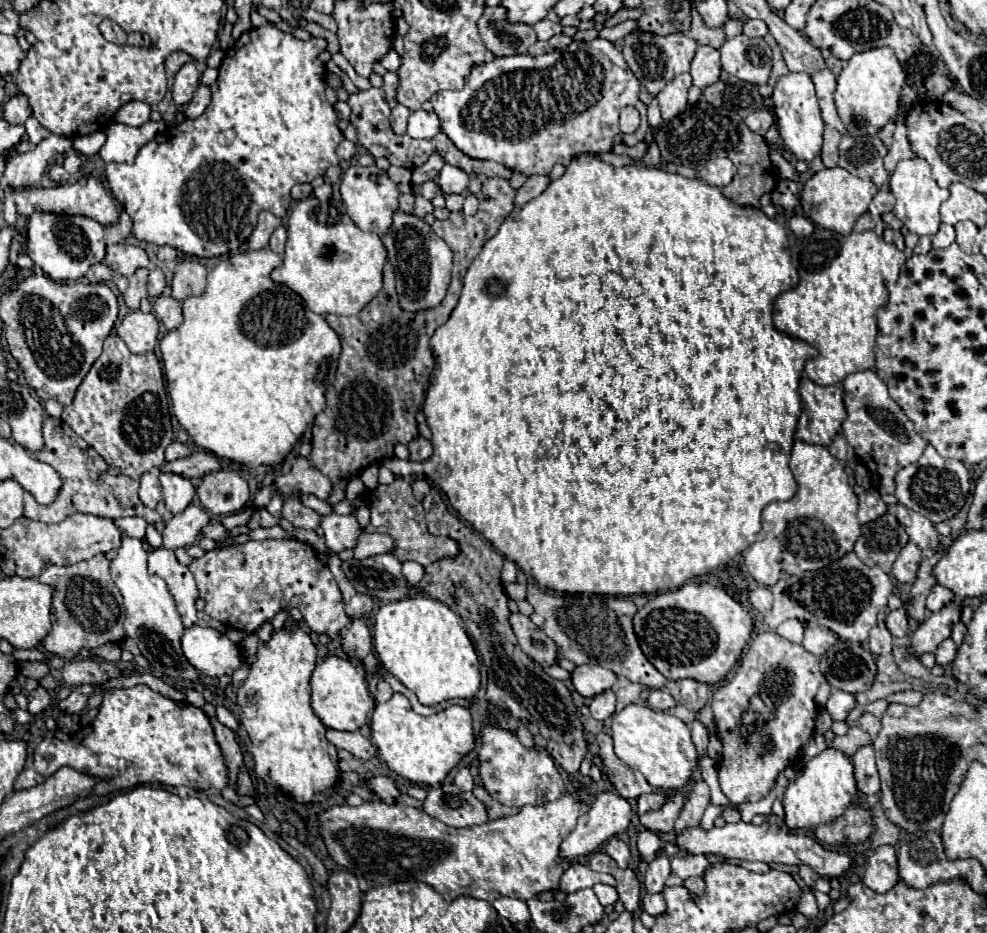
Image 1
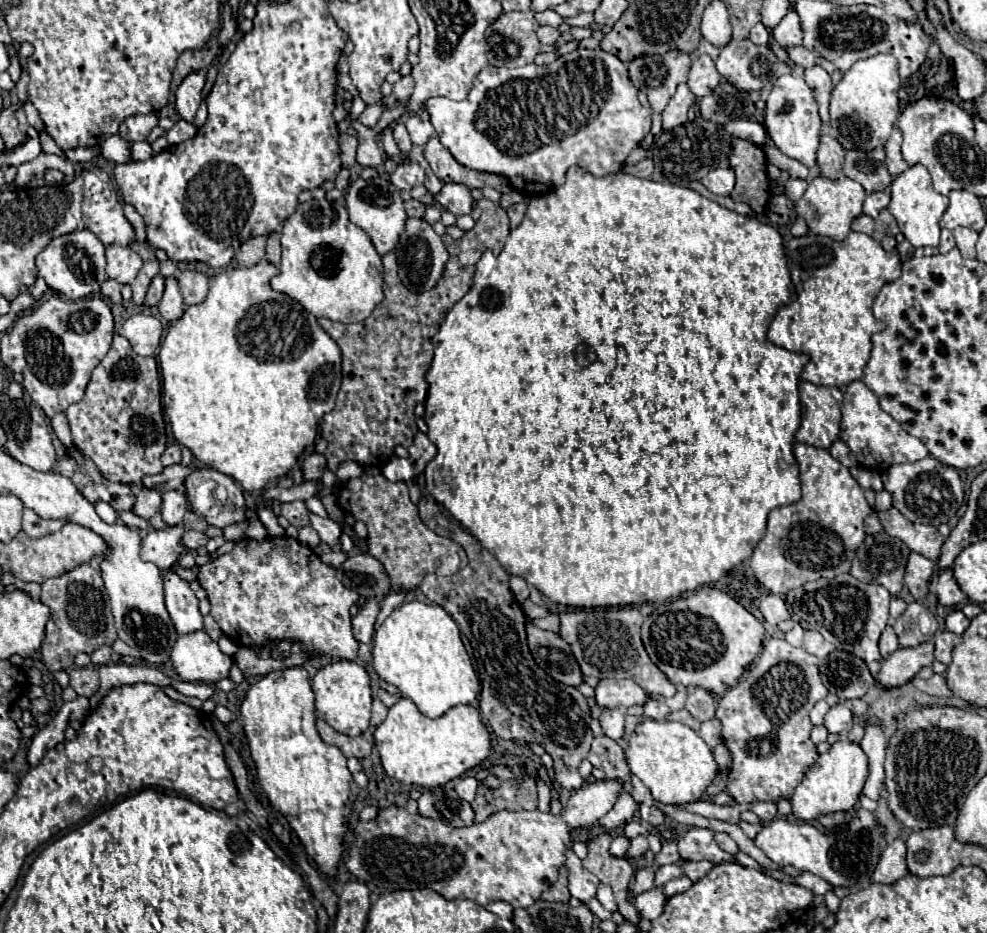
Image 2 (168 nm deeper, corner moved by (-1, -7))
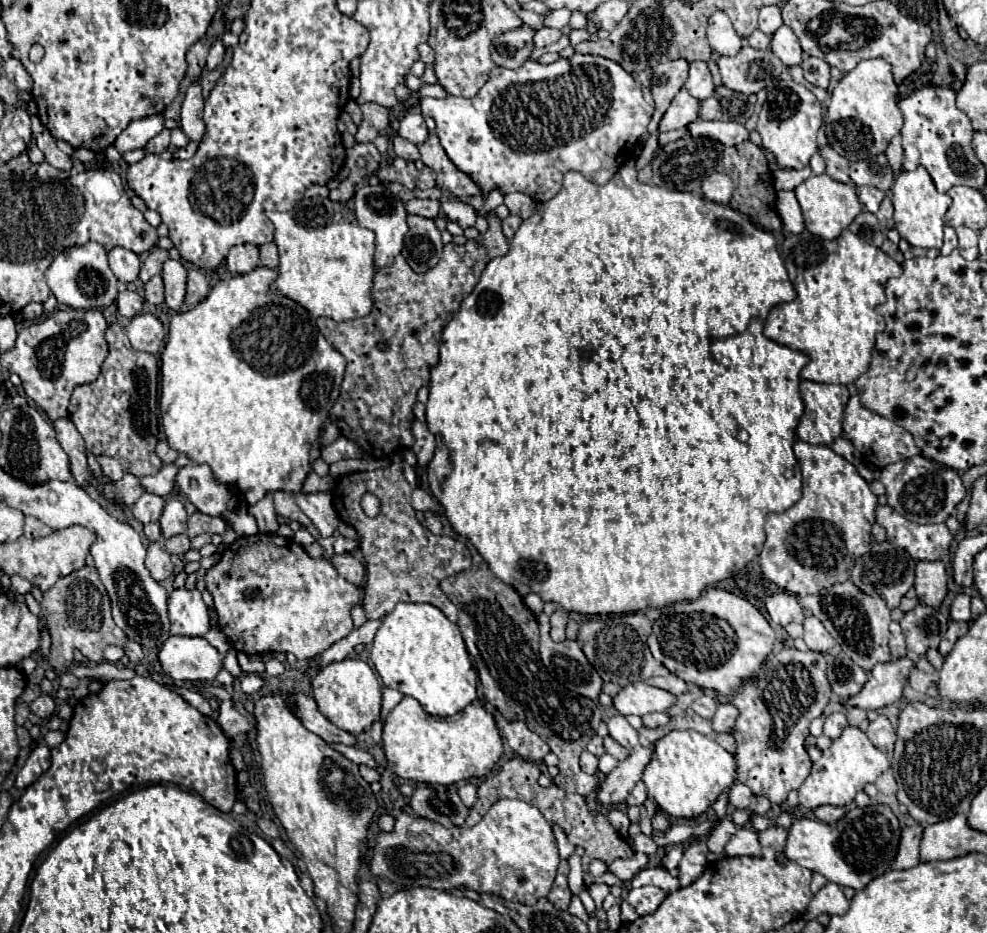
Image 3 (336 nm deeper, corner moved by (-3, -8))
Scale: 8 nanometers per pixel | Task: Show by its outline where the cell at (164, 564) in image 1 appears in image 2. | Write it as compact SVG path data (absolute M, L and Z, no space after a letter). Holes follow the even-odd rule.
M175 572L163 576L165 582L165 606L173 620L177 634L189 634L203 630L203 616L199 612L199 600L189 582L181 580Z

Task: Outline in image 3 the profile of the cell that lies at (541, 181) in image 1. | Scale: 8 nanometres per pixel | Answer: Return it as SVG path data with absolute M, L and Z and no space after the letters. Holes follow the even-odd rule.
M509 215L505 221L503 221L503 233L505 233L505 237L507 239L511 239L513 235L515 235L515 231L519 229L519 225L521 225L521 217L519 215Z

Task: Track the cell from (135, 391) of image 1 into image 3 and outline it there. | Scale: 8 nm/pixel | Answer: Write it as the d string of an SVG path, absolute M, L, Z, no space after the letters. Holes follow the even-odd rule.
M109 325L105 339L109 343L109 355L101 367L101 373L93 383L75 389L69 403L69 419L83 435L89 453L117 459L123 471L135 477L155 475L163 465L155 455L159 433L157 359L151 353L135 351L121 325Z

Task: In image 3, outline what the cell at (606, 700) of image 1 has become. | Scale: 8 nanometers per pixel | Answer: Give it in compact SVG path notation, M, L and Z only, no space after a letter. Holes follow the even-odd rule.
M613 715L607 719L607 727L609 727L609 735L625 745L627 749L633 749L639 741L637 741L637 731L629 725L629 721L623 715Z

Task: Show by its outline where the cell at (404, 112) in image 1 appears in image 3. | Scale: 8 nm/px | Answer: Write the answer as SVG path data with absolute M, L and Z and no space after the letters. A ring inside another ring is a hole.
M395 135L395 139L393 139L393 149L395 149L397 157L403 157L407 161L417 161L419 159L417 145L413 145L411 141L407 141L407 139L399 137L399 135Z

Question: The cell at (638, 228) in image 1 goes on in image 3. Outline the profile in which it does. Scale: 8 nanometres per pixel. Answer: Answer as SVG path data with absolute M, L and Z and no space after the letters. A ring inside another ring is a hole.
M627 161L615 177L605 183L597 185L585 179L577 171L569 171L563 179L563 189L549 201L537 203L535 213L521 223L517 229L515 237L511 239L511 249L503 257L495 257L487 263L487 267L481 273L481 279L477 287L473 289L471 295L467 295L461 301L459 311L455 317L447 323L447 327L441 333L441 345L439 345L439 363L431 369L431 383L429 383L429 401L427 401L427 427L429 431L437 437L437 453L431 459L427 473L429 473L429 487L431 493L437 497L441 503L447 519L451 521L453 529L467 537L475 549L481 553L481 557L489 563L491 571L503 581L509 583L517 589L519 595L527 593L537 593L543 601L553 601L559 603L565 611L575 611L583 615L607 615L607 613L633 613L633 611L643 611L647 607L665 607L677 601L687 601L687 599L697 599L701 591L707 587L731 577L733 573L741 571L749 561L753 561L763 547L765 541L765 531L763 523L767 513L781 513L795 505L802 495L802 475L797 459L793 455L793 443L795 443L795 429L797 423L803 415L803 399L799 395L799 383L801 383L801 369L807 365L809 357L805 353L793 351L785 345L779 345L763 335L763 325L769 315L769 311L775 305L789 303L795 299L795 289L787 277L787 269L783 265L783 260L779 257L777 243L771 231L759 229L753 225L747 217L743 217L739 211L731 209L729 205L709 201L705 197L697 197L689 191L675 191L667 187L657 187L649 183L639 183L637 181L637 169L635 161ZM741 431L747 433L747 439L741 439Z

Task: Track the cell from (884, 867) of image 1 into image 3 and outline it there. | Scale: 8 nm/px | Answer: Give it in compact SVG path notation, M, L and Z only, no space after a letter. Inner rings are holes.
M921 825L905 827L901 831L899 849L897 849L897 855L895 855L893 863L891 863L891 869L903 871L903 869L911 869L911 867L919 865L919 841L921 841L921 833L923 833Z

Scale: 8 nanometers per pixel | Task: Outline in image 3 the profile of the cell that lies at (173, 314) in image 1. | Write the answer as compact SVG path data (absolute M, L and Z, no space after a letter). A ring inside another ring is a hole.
M165 261L161 271L163 283L165 283L165 305L173 311L183 309L185 301L185 285L187 285L187 271L179 261Z

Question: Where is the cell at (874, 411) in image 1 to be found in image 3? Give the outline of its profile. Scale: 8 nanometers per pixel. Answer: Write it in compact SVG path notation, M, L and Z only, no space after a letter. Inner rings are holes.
M857 393L851 395L851 399L849 399L849 403L845 405L845 411L843 411L843 437L853 443L853 447L863 455L865 463L869 463L869 465L873 465L877 469L883 469L889 463L905 461L905 459L921 453L921 449L915 445L911 433L907 433L897 423L881 417L879 413L867 409L859 401L859 395Z

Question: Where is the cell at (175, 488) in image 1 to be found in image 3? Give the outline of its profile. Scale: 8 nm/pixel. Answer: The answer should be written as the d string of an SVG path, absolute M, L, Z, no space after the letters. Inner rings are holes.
M171 497L165 503L163 515L161 515L161 531L163 531L165 539L169 539L173 535L181 535L181 533L187 531L187 513L185 513L185 507L175 497Z

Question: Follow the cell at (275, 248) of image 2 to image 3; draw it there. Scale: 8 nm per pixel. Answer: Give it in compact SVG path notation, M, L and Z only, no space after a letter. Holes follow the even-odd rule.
M265 243L259 247L259 251L261 251L261 265L263 267L275 269L279 265L279 251L277 251L275 243Z

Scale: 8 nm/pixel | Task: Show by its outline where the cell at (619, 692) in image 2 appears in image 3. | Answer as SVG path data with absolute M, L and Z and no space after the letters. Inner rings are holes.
M643 681L629 683L613 697L613 705L621 715L645 715L651 711L667 711L675 703L675 695L651 687Z

